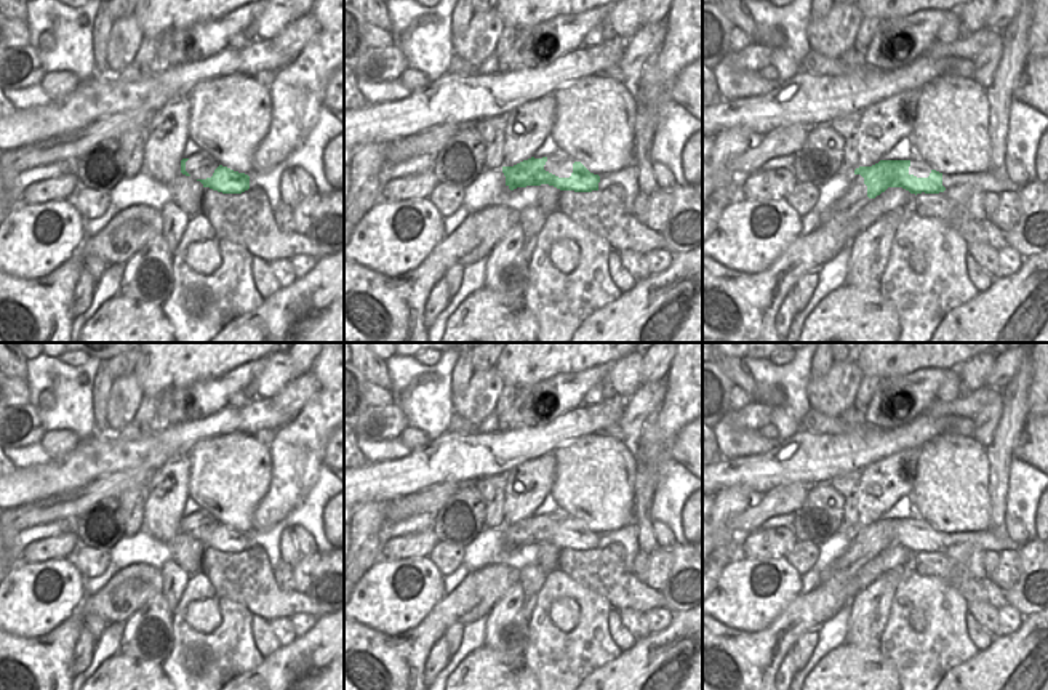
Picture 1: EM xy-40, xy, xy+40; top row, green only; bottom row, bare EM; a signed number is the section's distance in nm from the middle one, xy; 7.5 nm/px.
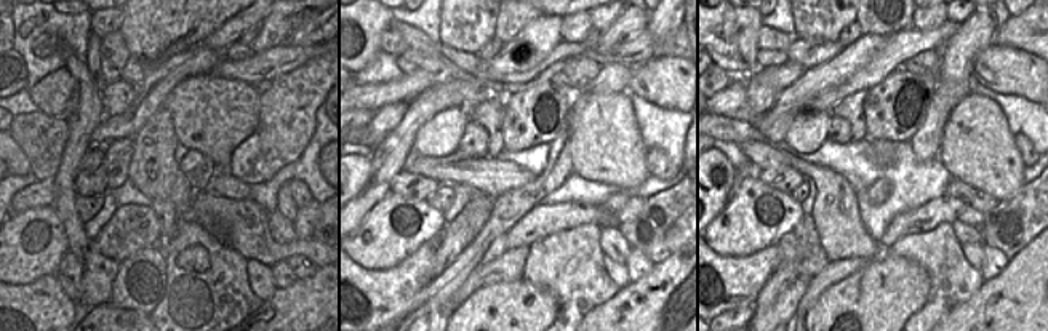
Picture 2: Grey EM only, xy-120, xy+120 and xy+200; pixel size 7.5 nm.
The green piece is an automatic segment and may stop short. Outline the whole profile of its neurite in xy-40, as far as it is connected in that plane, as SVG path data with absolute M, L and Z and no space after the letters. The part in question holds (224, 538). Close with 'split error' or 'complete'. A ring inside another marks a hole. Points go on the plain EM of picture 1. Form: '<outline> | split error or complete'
M219 524L211 536L197 538L203 543L203 546L210 546L213 549L222 552L242 552L250 548L250 535L245 532L234 530L227 525Z | complete

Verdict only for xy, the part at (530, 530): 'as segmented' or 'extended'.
as segmented

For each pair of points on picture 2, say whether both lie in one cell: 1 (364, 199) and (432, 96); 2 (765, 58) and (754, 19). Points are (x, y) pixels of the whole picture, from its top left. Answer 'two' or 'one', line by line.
1: one
2: two

